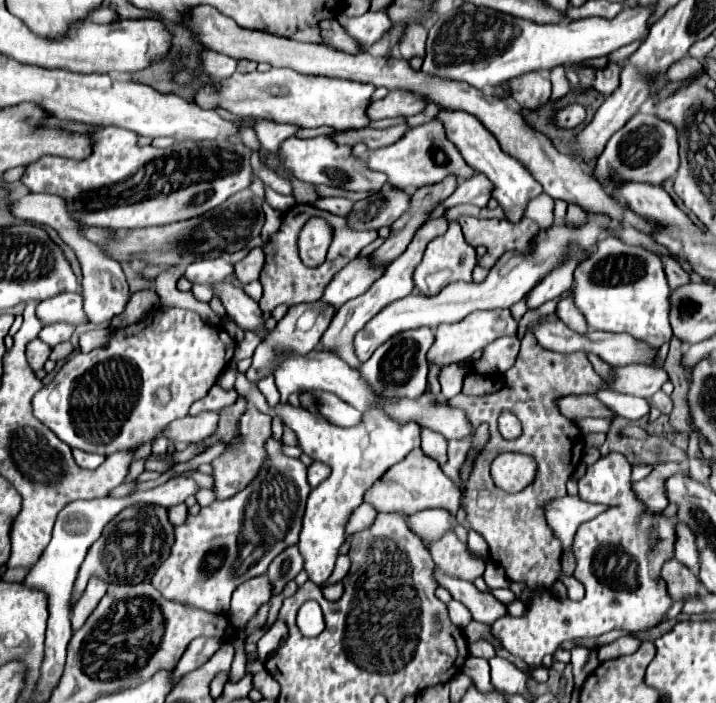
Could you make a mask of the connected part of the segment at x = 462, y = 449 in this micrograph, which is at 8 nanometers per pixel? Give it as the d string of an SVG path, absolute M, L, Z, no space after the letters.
M456 440L456 442L448 442L448 464L442 466L442 470L448 474L448 478L452 478L458 486L460 486L460 478L458 478L458 470L462 466L462 462L466 460L466 452L470 450L472 440Z

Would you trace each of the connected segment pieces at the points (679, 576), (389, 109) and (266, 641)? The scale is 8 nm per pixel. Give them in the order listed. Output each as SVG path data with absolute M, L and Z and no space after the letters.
M670 560L662 568L662 578L668 582L672 600L688 600L690 596L700 594L698 576L682 566L678 560Z
M392 90L386 98L372 102L372 106L366 108L366 116L372 120L382 118L398 118L398 116L414 116L420 114L426 108L426 102L422 98L416 98L414 94Z
M276 620L276 624L260 638L260 642L258 642L258 658L262 660L262 662L266 662L266 658L282 644L282 640L288 636L288 626L286 626L286 622L282 620Z

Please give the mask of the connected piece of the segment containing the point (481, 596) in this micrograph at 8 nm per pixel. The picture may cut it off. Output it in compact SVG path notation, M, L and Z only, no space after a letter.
M434 572L440 586L448 588L454 596L454 600L460 600L474 616L474 620L492 626L500 616L506 614L506 606L496 600L490 592L480 592L472 582L462 582L458 578L448 578L444 574Z

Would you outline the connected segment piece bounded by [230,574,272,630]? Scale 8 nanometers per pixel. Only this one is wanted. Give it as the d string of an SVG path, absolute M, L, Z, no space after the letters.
M256 576L254 580L248 580L244 584L240 584L234 590L232 596L232 606L230 606L230 622L244 630L246 622L256 614L258 606L268 602L272 598L272 584L268 580L268 576Z

